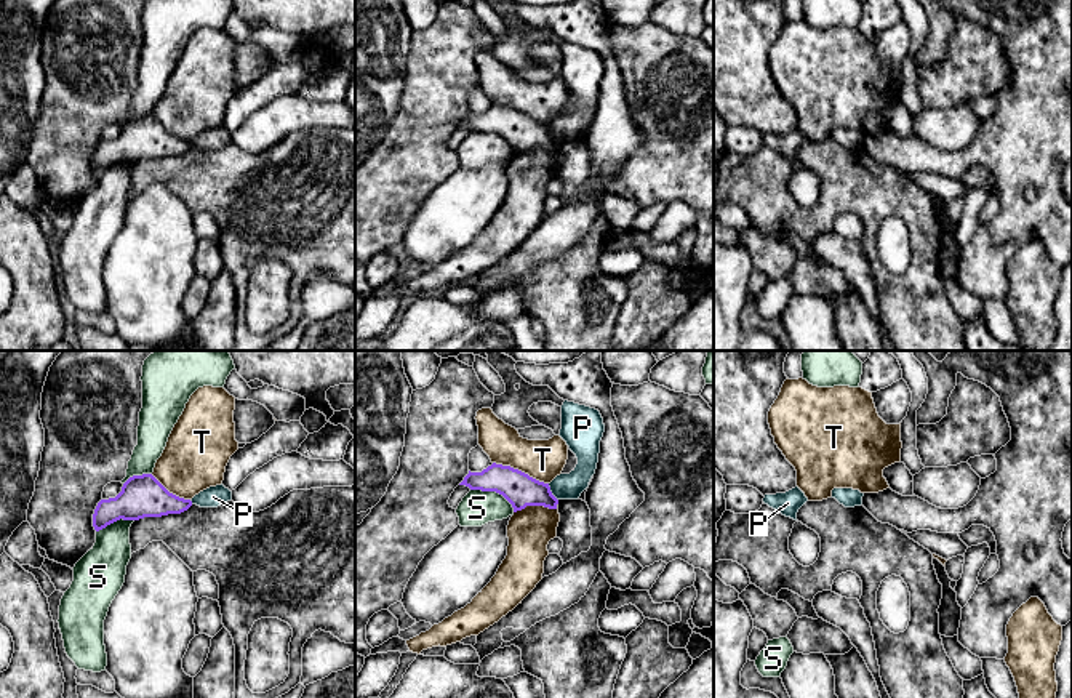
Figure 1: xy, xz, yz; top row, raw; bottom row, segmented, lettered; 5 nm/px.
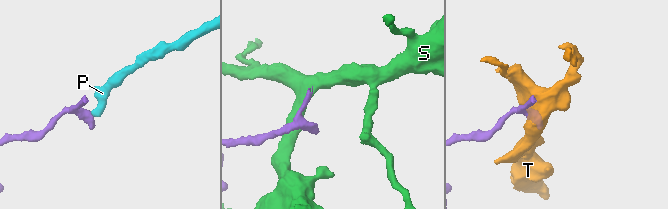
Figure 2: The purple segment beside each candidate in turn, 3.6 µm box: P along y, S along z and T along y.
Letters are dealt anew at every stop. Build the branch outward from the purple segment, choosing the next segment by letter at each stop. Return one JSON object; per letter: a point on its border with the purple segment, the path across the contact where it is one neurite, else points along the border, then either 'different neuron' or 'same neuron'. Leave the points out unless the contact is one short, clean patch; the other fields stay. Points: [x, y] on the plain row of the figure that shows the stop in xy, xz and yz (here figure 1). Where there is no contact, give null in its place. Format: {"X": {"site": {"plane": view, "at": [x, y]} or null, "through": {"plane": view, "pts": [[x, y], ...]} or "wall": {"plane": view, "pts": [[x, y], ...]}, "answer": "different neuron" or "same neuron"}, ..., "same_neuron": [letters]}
{"P": {"site": {"plane": "xz", "at": [551, 133]}, "wall": {"plane": "xz", "pts": [[548, 125], [557, 141]]}, "answer": "different neuron"}, "S": {"site": {"plane": "xz", "at": [495, 132]}, "answer": "different neuron"}, "T": {"site": {"plane": "xz", "at": [520, 112]}, "answer": "different neuron"}, "same_neuron": []}

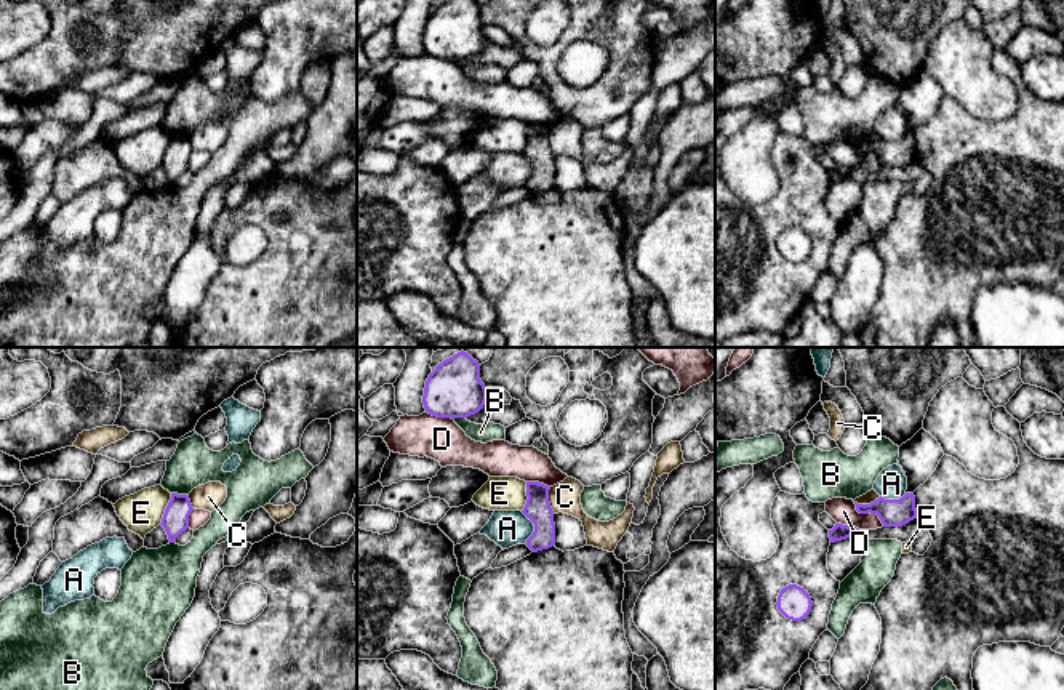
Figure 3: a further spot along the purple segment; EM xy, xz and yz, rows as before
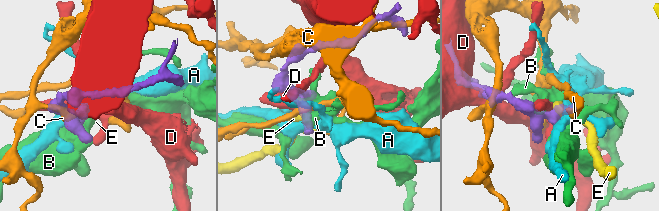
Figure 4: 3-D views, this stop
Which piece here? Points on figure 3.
{"A": {"site": {"plane": "xz", "at": [535, 168]}, "wall": {"plane": "xz", "pts": [[520, 152], [533, 165], [533, 175], [527, 183]]}, "answer": "different neuron"}, "B": {"site": {"plane": "xy", "at": [180, 136]}, "answer": "different neuron"}, "C": {"site": {"plane": "xz", "at": [548, 141]}, "wall": {"plane": "xz", "pts": [[549, 128], [549, 148], [554, 154]]}, "answer": "different neuron"}, "D": {"site": {"plane": "yz", "at": [869, 152]}, "answer": "different neuron"}, "E": {"site": {"plane": "xy", "at": [165, 151]}, "wall": {"plane": "xy", "pts": [[172, 135], [159, 165]]}, "answer": "different neuron"}, "same_neuron": []}

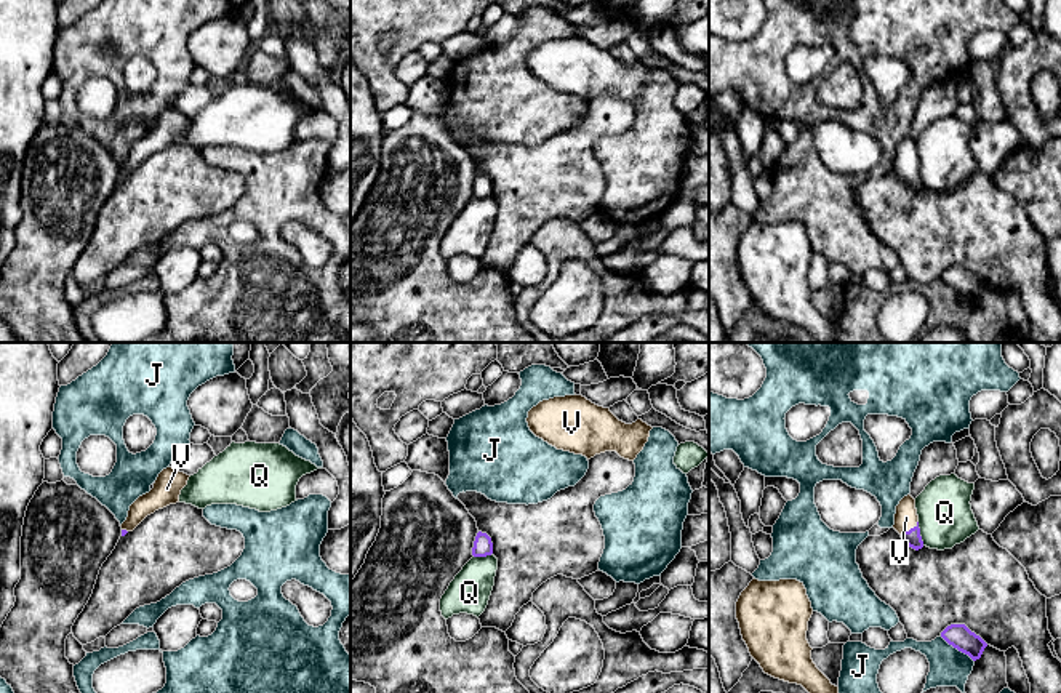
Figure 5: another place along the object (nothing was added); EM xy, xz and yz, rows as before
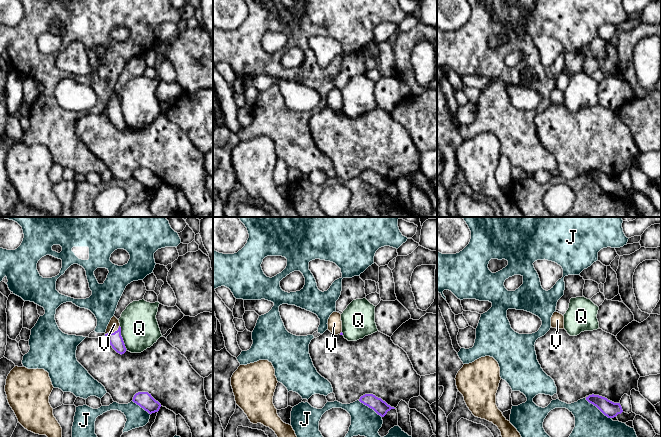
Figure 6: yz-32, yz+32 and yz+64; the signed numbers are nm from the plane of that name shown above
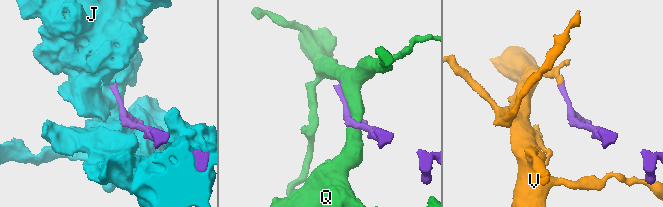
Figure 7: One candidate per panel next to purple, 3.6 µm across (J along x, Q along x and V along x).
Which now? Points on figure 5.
{"J": {"site": {"plane": "yz", "at": [957, 290]}, "answer": "different neuron"}, "Q": {"site": {"plane": "yz", "at": [919, 175]}, "answer": "different neuron"}, "V": {"site": {"plane": "yz", "at": [911, 170]}, "through": {"plane": "yz", "pts": [[912, 180], [911, 170], [906, 159]]}, "answer": "same neuron"}, "same_neuron": ["V"]}

